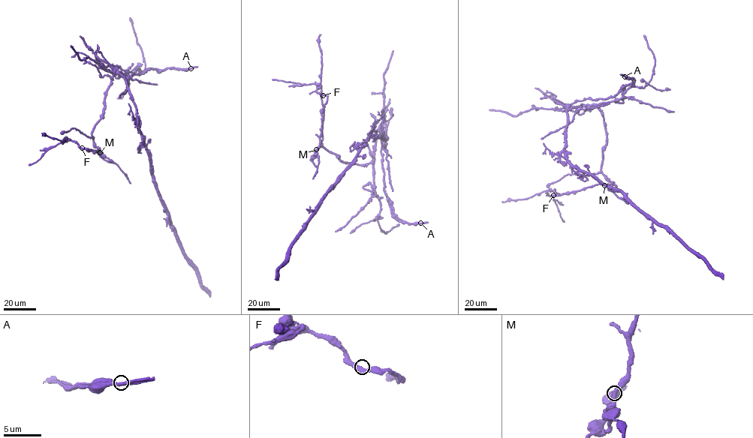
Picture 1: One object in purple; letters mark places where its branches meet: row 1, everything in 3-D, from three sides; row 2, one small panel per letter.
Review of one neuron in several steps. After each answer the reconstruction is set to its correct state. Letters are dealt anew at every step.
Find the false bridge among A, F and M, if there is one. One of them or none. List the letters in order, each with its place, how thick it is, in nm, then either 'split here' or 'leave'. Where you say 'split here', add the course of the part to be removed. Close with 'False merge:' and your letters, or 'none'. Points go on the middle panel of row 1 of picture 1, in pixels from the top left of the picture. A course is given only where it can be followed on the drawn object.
A: place (420, 223); calibre 360 nm; split here; course (420, 223), (408, 224), (396, 219), (386, 193)
F: place (323, 95); calibre 400 nm; leave
M: place (316, 149); calibre 360 nm; leave
False merge: A

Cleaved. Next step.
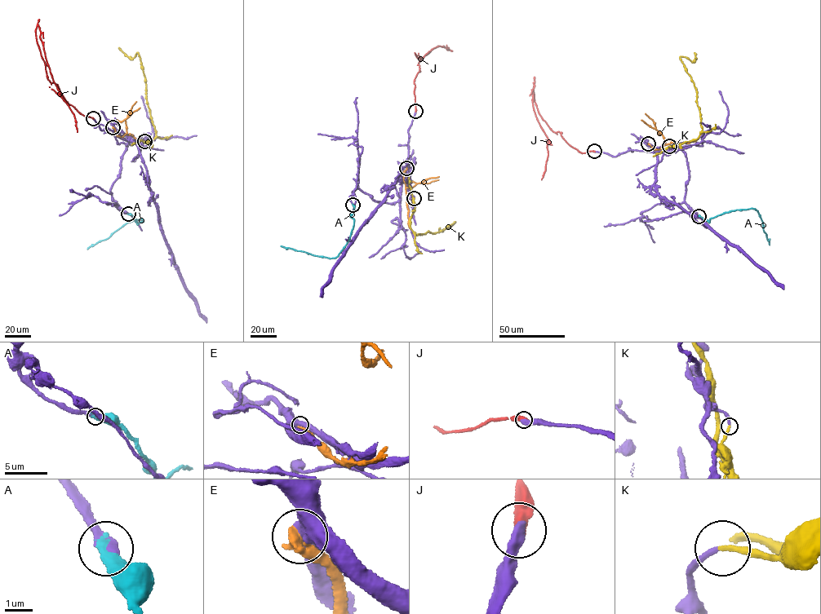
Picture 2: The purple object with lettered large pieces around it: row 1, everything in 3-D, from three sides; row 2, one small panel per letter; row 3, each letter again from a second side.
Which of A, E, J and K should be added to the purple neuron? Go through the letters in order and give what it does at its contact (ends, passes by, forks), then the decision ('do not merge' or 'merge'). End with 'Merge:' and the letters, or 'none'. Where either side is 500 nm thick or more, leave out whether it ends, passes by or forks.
A: it ends there; merge
E: it ends there; do not merge
J: it ends there; do not merge
K: it ends there; do not merge
Merge: A

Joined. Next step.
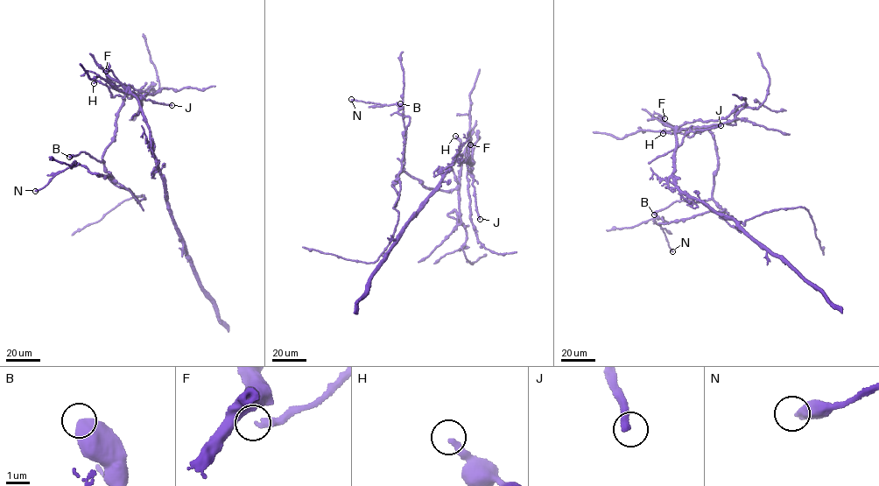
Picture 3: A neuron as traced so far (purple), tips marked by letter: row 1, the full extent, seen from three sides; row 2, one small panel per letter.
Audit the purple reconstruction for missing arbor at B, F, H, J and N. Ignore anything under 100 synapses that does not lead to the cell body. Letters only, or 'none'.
J

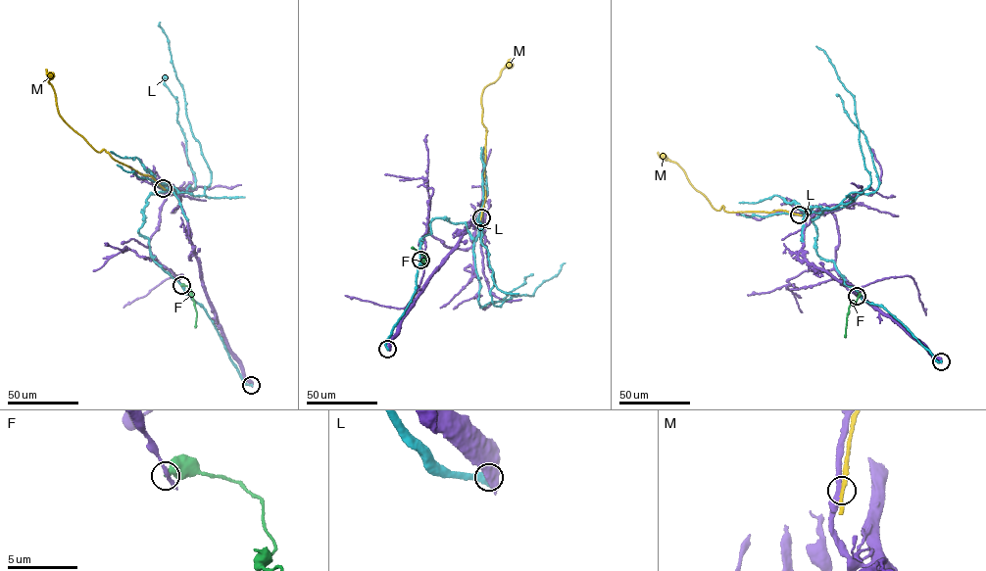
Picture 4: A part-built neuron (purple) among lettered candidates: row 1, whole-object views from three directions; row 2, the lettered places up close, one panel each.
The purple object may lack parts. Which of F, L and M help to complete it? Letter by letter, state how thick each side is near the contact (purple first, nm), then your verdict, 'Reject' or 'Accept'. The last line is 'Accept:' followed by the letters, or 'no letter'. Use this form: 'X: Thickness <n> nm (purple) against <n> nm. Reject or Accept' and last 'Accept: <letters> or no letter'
F: Thickness 280 nm (purple) against 300 nm. Reject
L: Thickness 800 nm (purple) against 750 nm. Reject
M: Thickness 440 nm (purple) against 240 nm. Reject
Accept: no letter

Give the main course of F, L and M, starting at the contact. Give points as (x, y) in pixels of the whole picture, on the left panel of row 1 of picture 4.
F: (181, 285), (187, 285), (192, 293), (197, 313), (195, 327)
L: (251, 385), (203, 307), (138, 232), (146, 200), (165, 190), (155, 180), (200, 196), (211, 182), (160, 23)
M: (163, 188), (150, 176), (114, 159), (104, 150), (95, 151), (66, 122), (57, 108), (46, 69)

